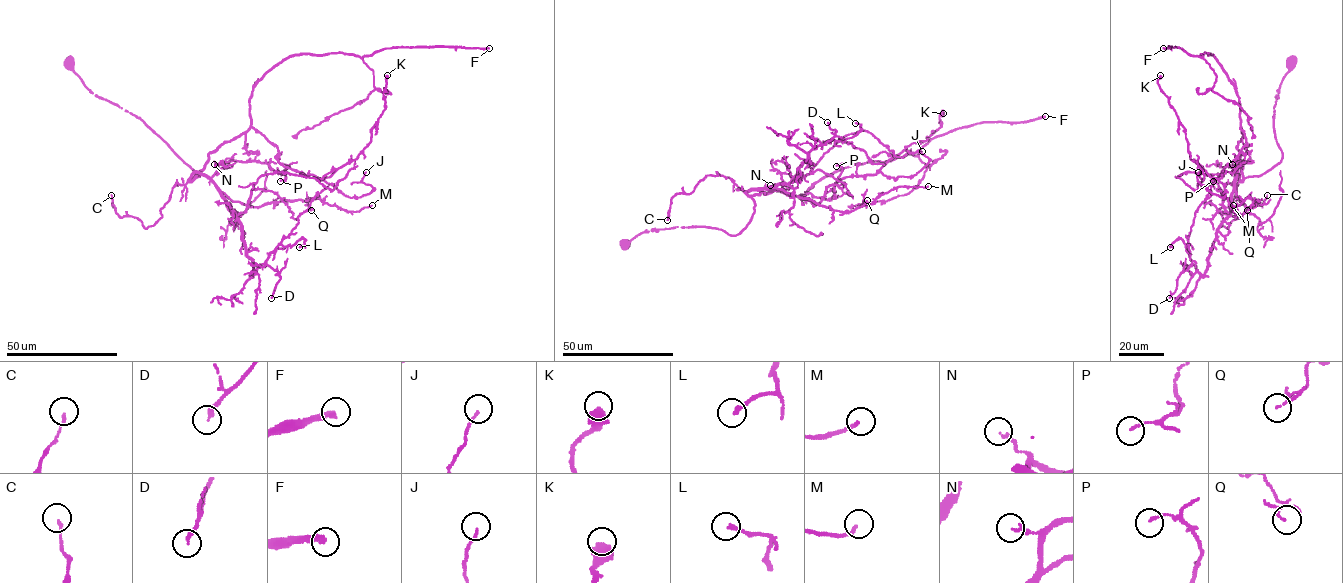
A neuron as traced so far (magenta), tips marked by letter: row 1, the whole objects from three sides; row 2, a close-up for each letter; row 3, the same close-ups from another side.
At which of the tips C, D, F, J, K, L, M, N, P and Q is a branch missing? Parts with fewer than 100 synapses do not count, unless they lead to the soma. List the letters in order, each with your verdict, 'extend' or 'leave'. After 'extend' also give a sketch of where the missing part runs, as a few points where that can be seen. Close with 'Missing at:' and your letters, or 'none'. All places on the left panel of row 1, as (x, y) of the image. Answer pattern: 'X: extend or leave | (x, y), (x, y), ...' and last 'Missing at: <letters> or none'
C: leave
D: leave
F: extend
J: leave
K: leave
L: leave
M: leave
N: leave
P: leave
Q: leave
Missing at: F

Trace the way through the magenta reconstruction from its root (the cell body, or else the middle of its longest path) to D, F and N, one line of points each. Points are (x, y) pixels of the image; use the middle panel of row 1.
D: (627, 244), (677, 227), (737, 235), (754, 212), (746, 192), (787, 184), (834, 135), (827, 122)
F: (627, 244), (677, 227), (737, 235), (761, 192), (805, 195), (841, 169), (916, 155), (958, 128), (1045, 116)
N: (627, 244), (643, 232), (677, 227), (709, 227), (737, 235), (754, 212), (746, 192), (774, 190), (770, 185)

